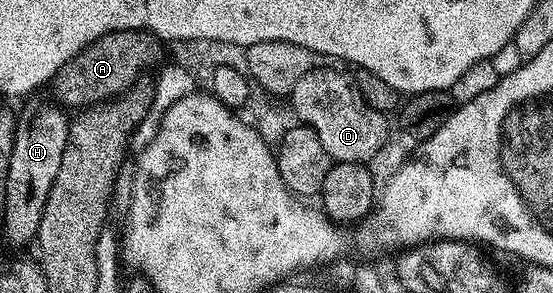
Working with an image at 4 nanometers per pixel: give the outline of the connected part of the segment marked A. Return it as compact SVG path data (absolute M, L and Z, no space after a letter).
M126 29L106 33L89 47L80 51L73 60L65 63L53 78L53 86L64 106L94 107L126 94L131 85L146 69L162 66L164 42L145 29Z

